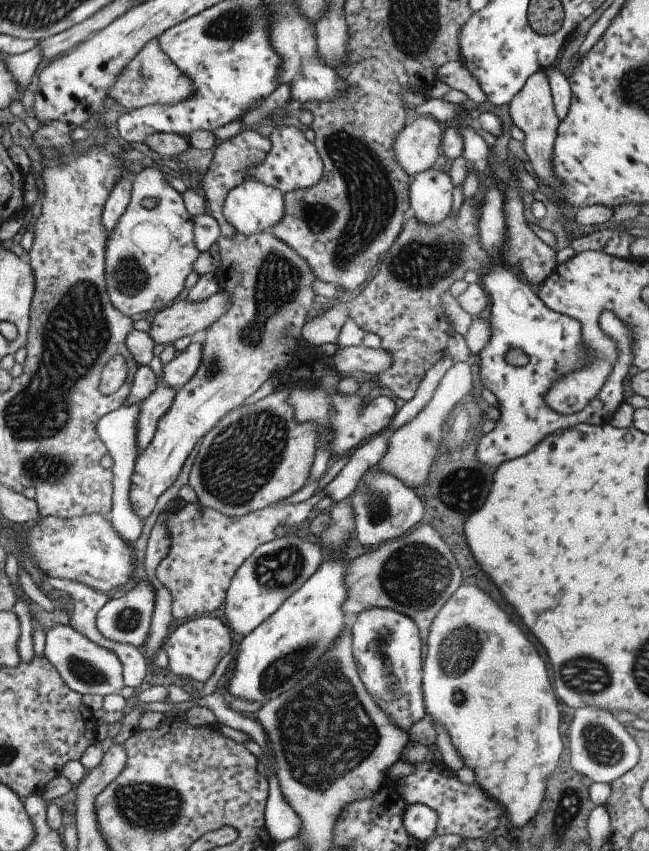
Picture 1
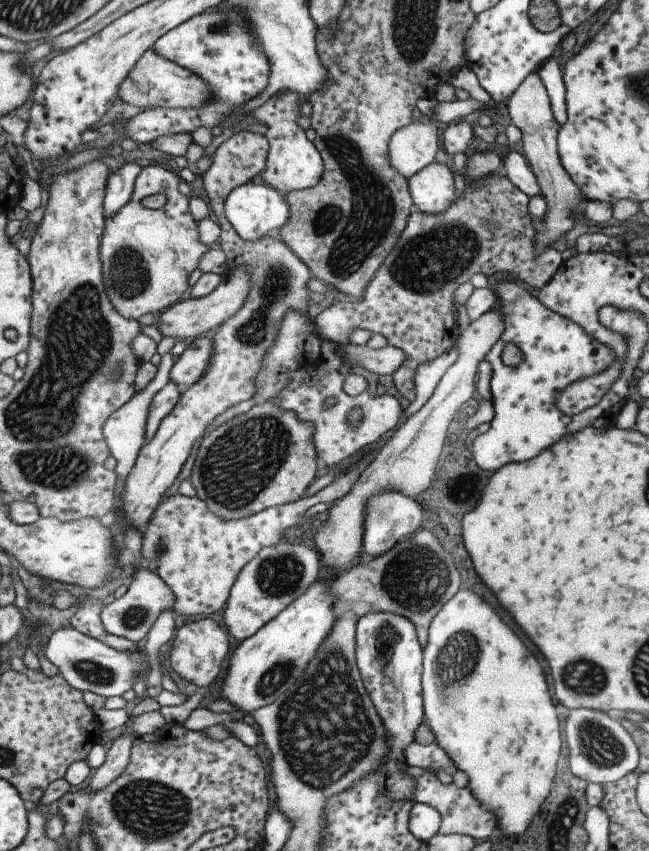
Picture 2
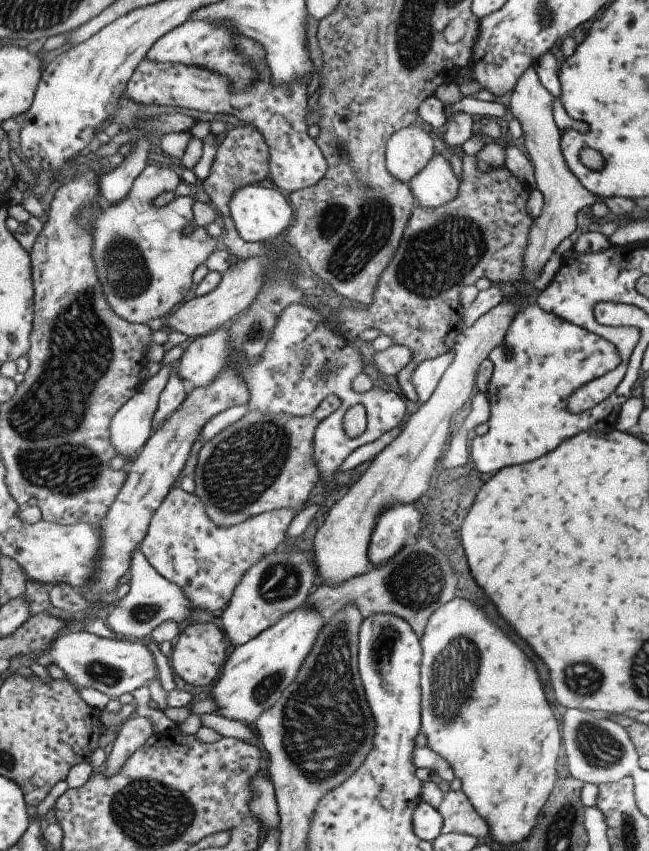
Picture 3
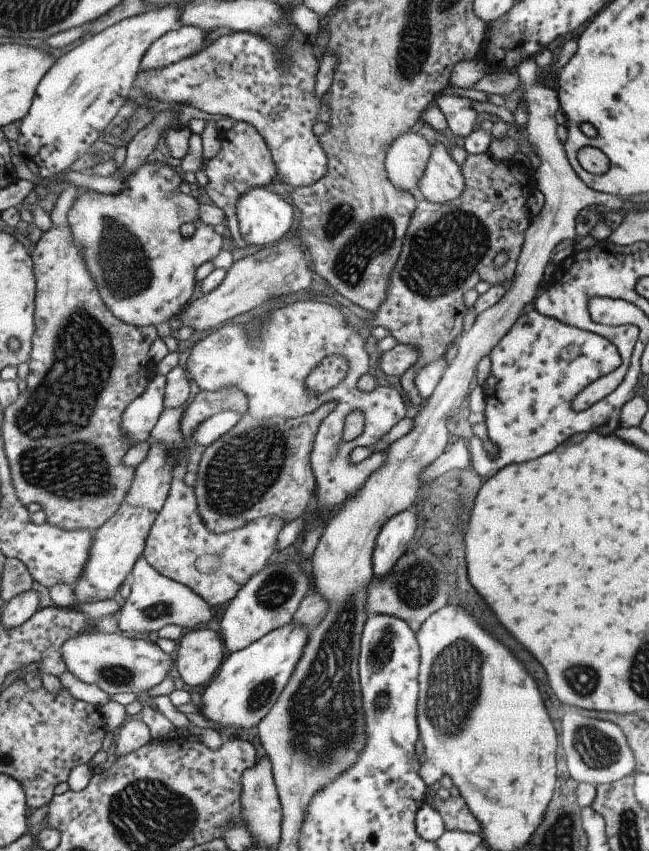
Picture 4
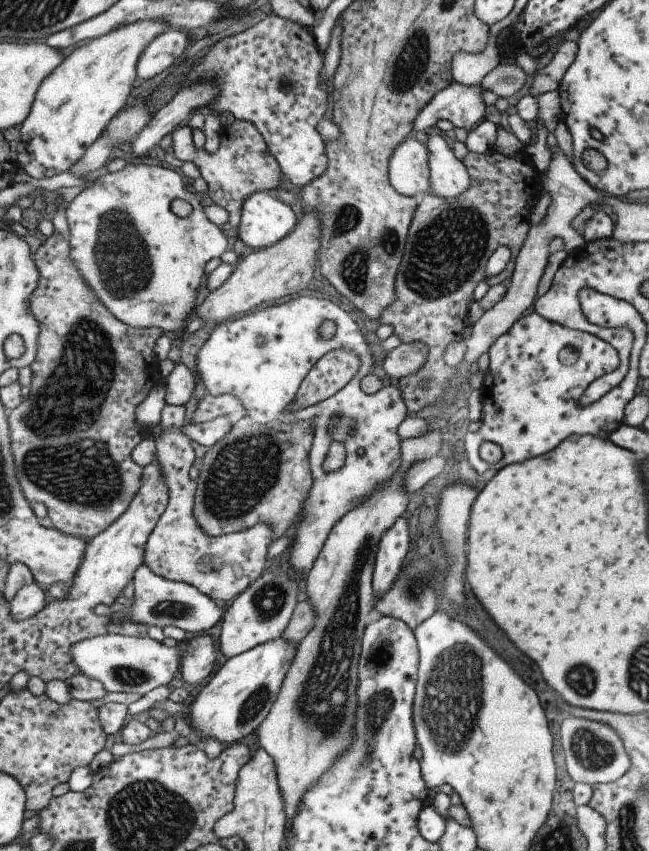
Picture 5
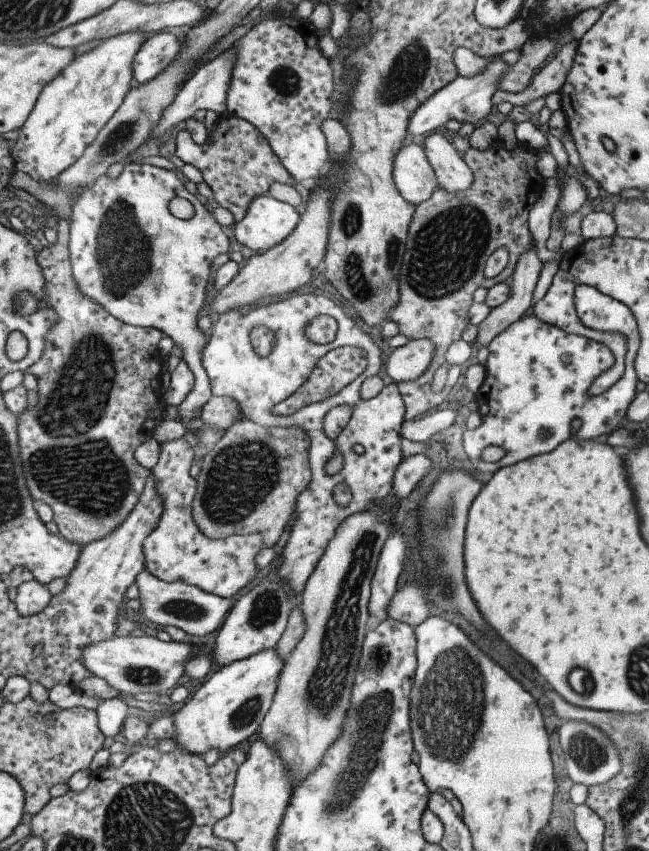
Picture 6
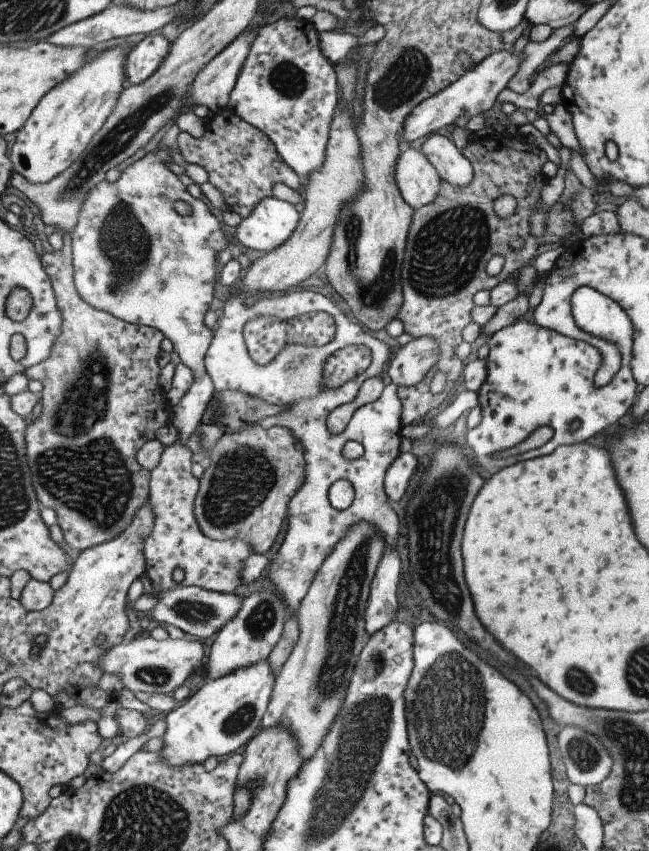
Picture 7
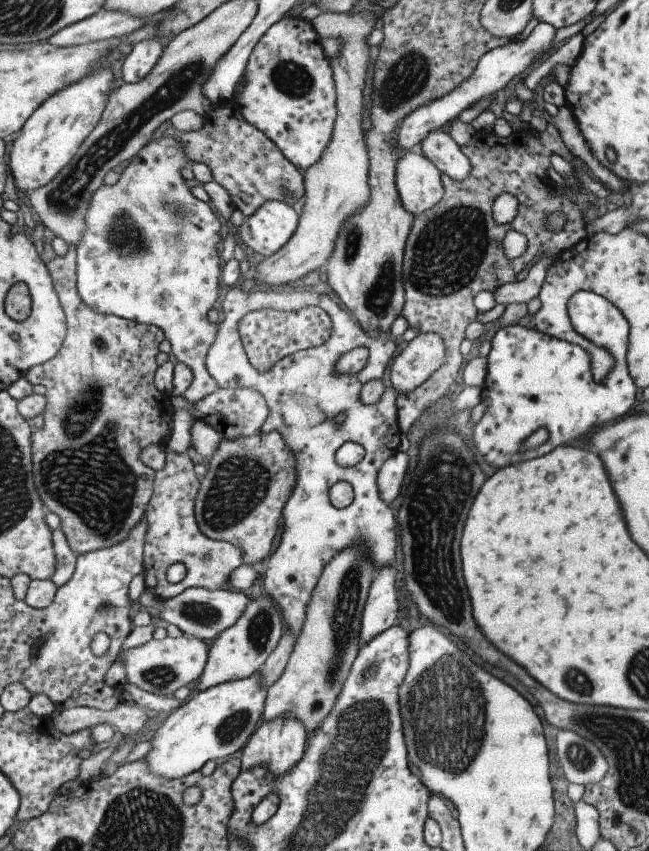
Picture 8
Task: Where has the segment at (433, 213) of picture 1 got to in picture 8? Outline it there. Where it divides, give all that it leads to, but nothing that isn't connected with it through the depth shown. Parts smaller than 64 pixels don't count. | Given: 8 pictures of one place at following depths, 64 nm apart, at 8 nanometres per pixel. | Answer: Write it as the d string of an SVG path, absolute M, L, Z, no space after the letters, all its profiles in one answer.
M443 128L427 132L420 142L422 155L451 180L463 180L471 170L471 161L466 157L451 136Z

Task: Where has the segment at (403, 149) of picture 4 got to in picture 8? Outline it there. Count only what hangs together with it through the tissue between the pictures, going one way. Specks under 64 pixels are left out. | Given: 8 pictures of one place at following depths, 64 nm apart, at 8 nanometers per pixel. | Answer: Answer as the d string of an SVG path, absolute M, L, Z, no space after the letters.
M421 154L402 155L394 166L395 188L405 212L417 216L439 202L443 192L440 172Z

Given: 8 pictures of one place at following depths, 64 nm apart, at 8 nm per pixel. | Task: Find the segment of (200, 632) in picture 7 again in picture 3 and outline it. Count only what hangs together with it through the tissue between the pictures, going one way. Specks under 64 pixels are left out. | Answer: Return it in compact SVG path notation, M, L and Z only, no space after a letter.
M138 548L131 552L128 578L127 594L121 600L112 600L109 615L105 620L109 630L120 639L146 641L150 632L161 622L171 620L178 624L194 611L189 608L189 600L185 598L181 588L165 580L152 566L149 566L144 554Z

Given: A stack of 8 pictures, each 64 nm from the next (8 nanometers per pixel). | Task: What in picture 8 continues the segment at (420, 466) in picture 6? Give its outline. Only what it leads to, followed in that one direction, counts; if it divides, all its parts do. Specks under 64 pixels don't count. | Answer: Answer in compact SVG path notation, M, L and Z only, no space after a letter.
M397 451L393 456L389 456L381 468L377 470L377 494L385 504L391 504L397 494L401 492L405 474L407 474L407 466L409 466L409 458L404 452Z

